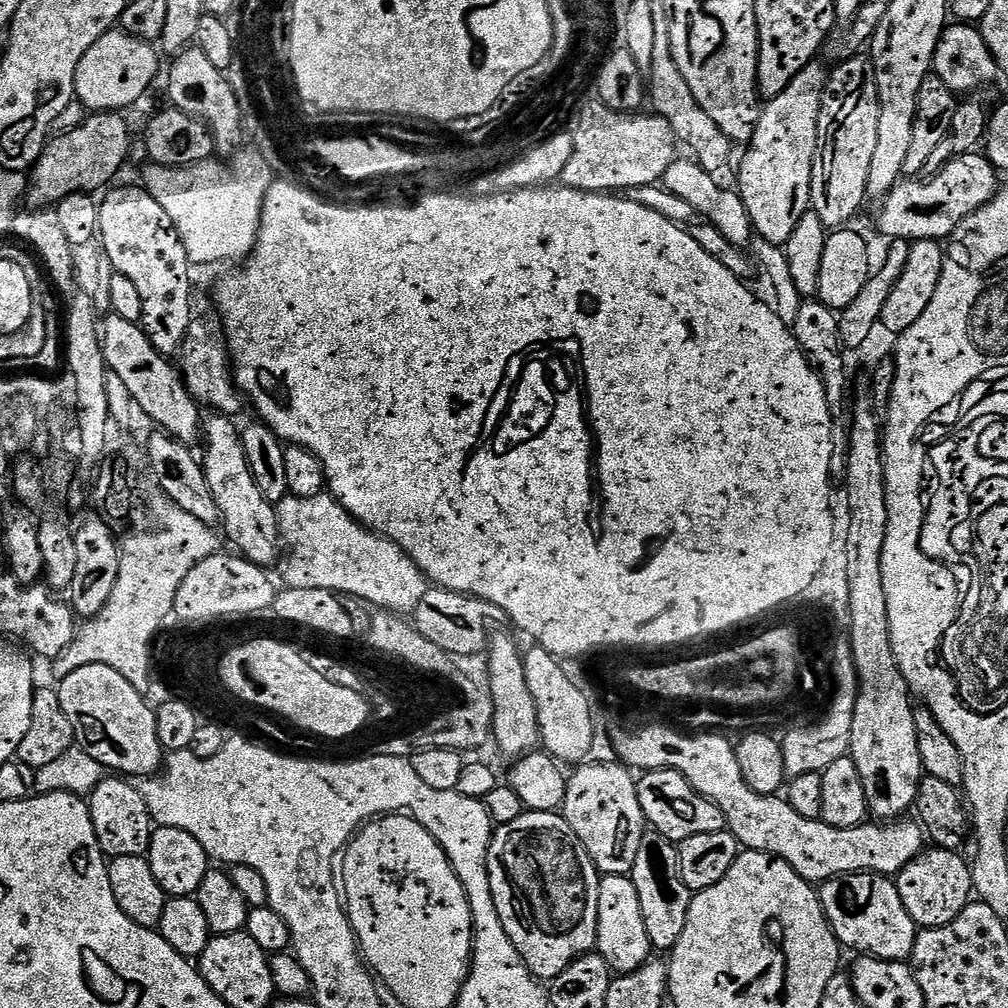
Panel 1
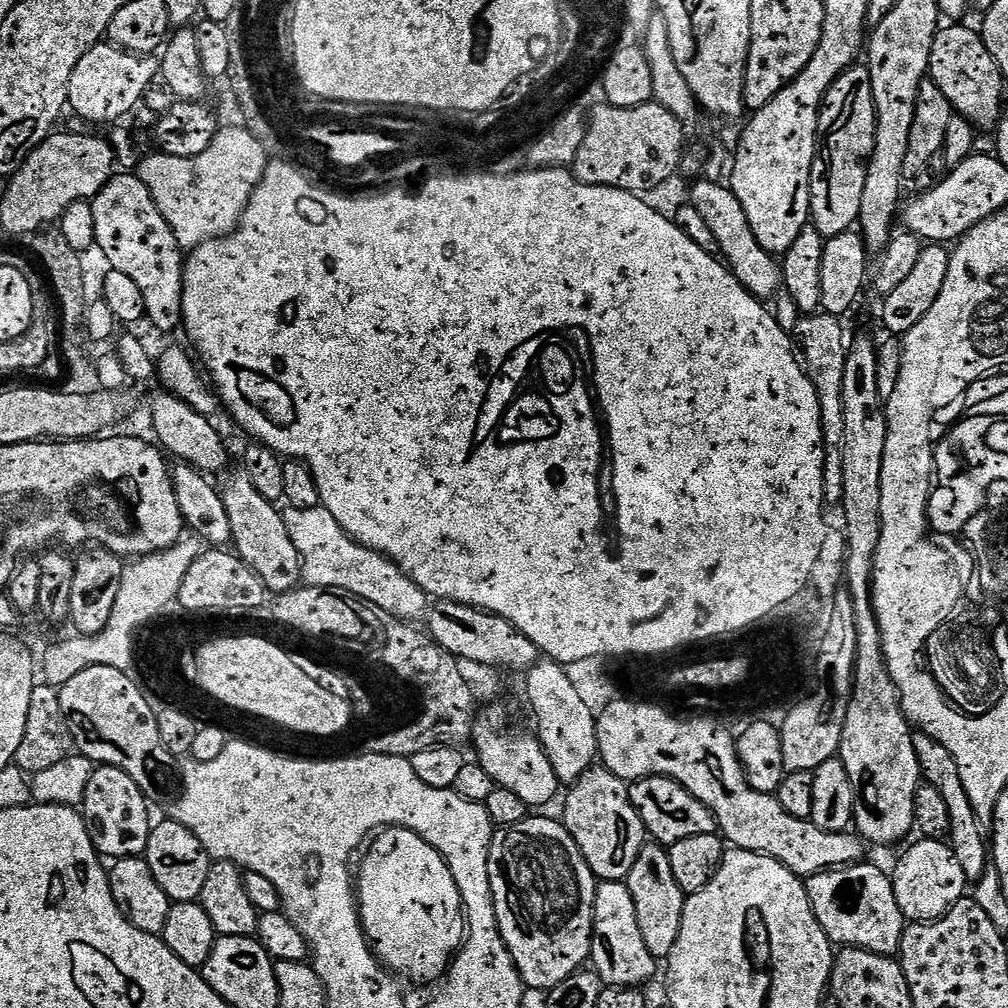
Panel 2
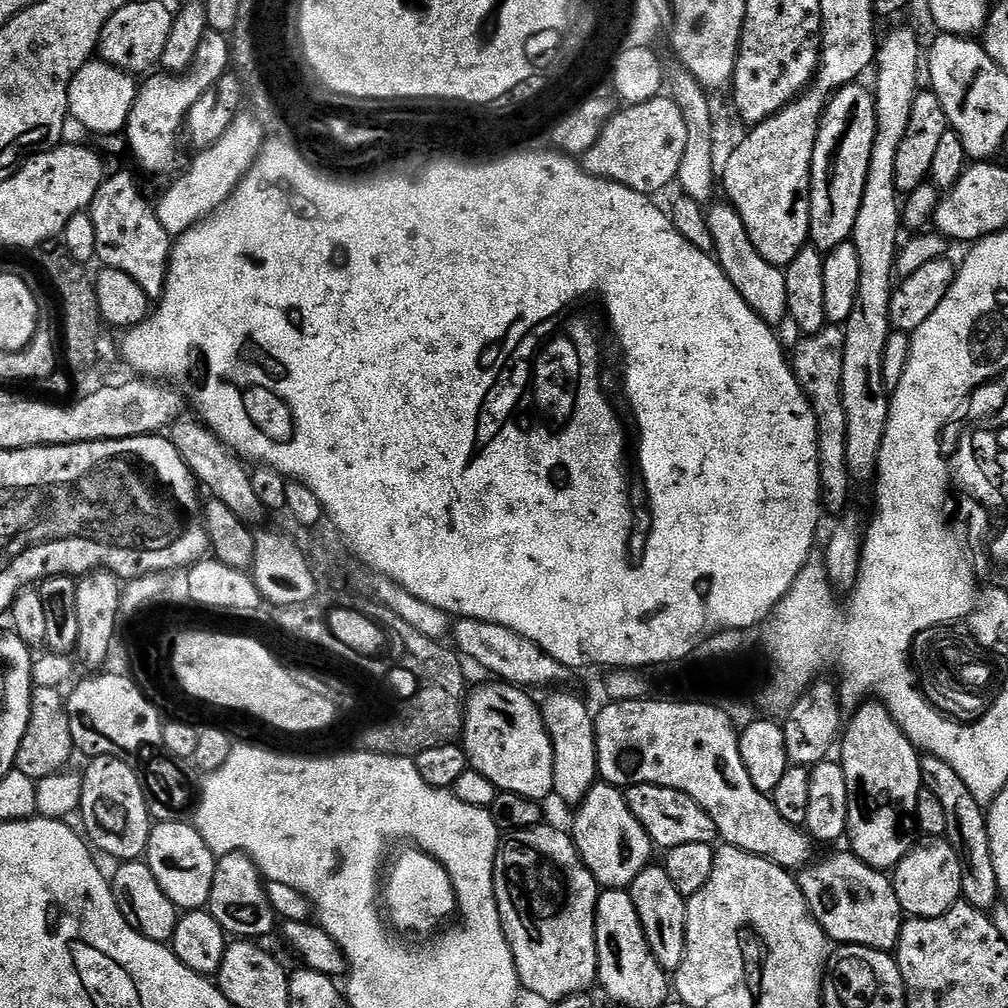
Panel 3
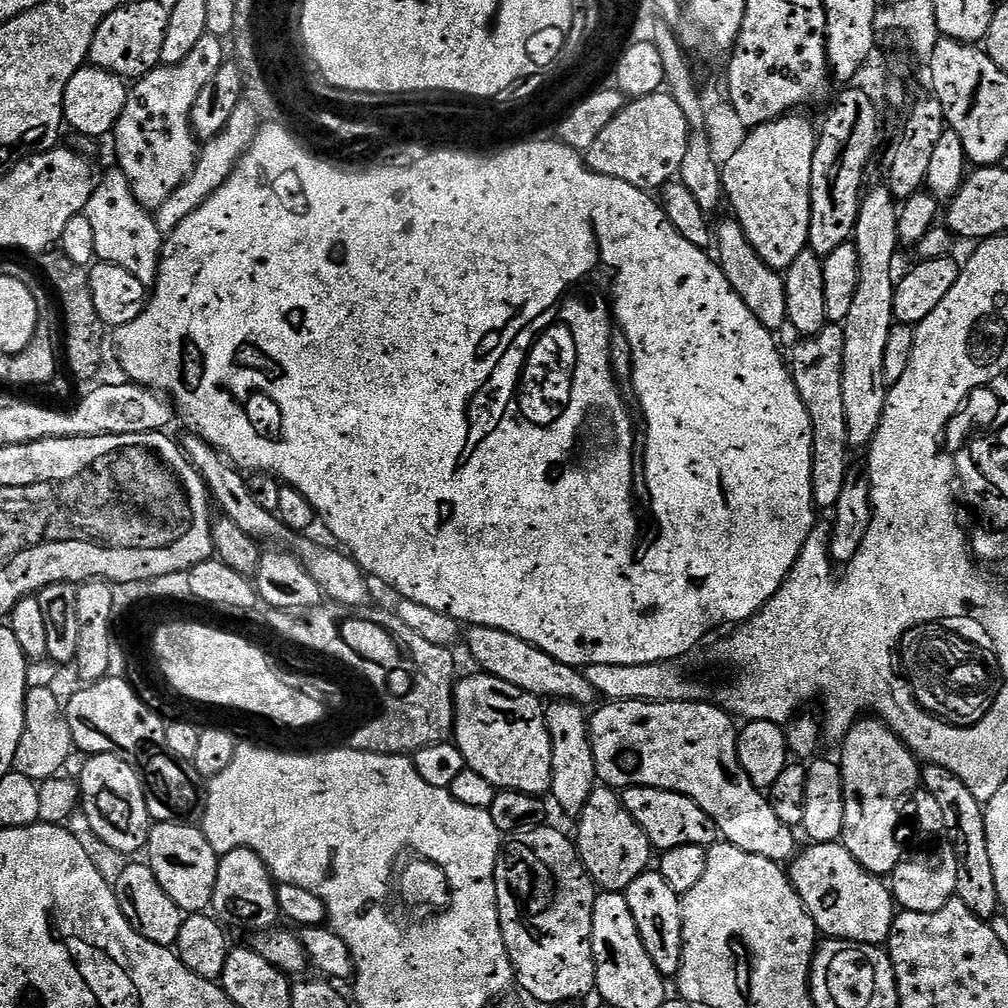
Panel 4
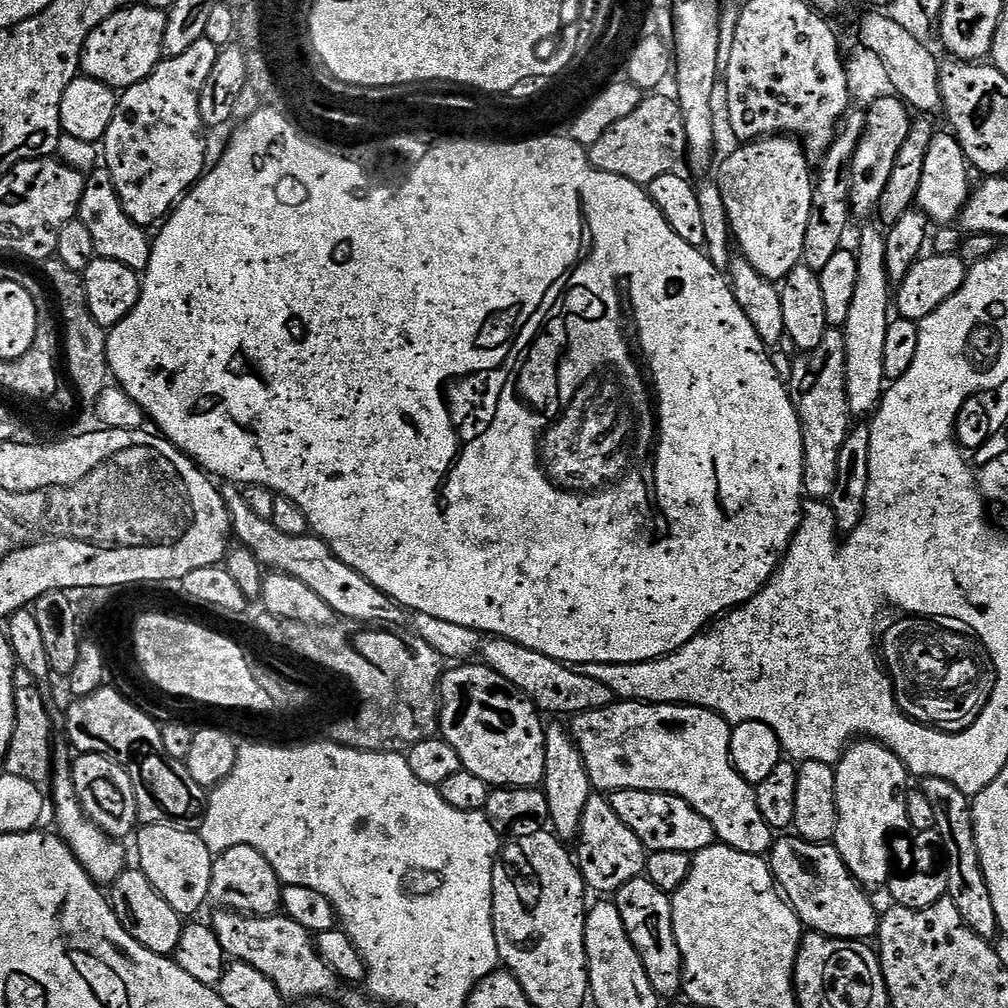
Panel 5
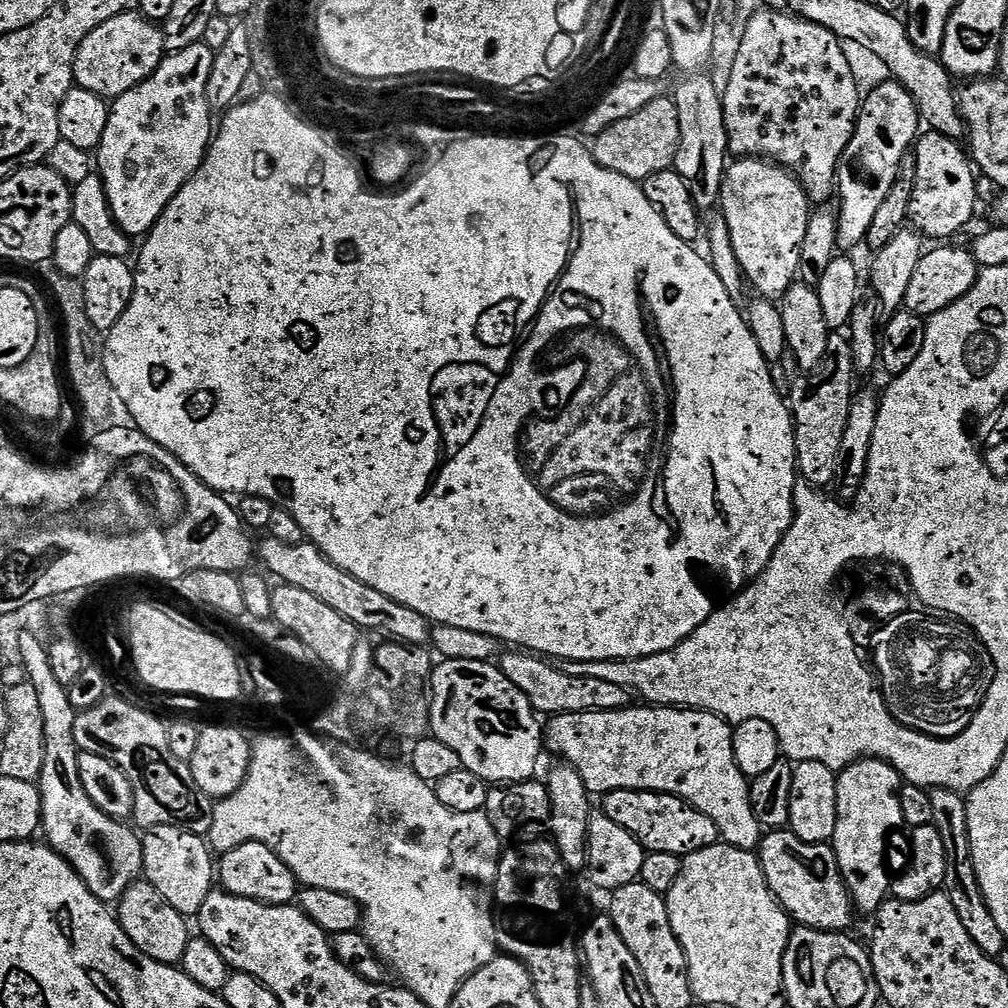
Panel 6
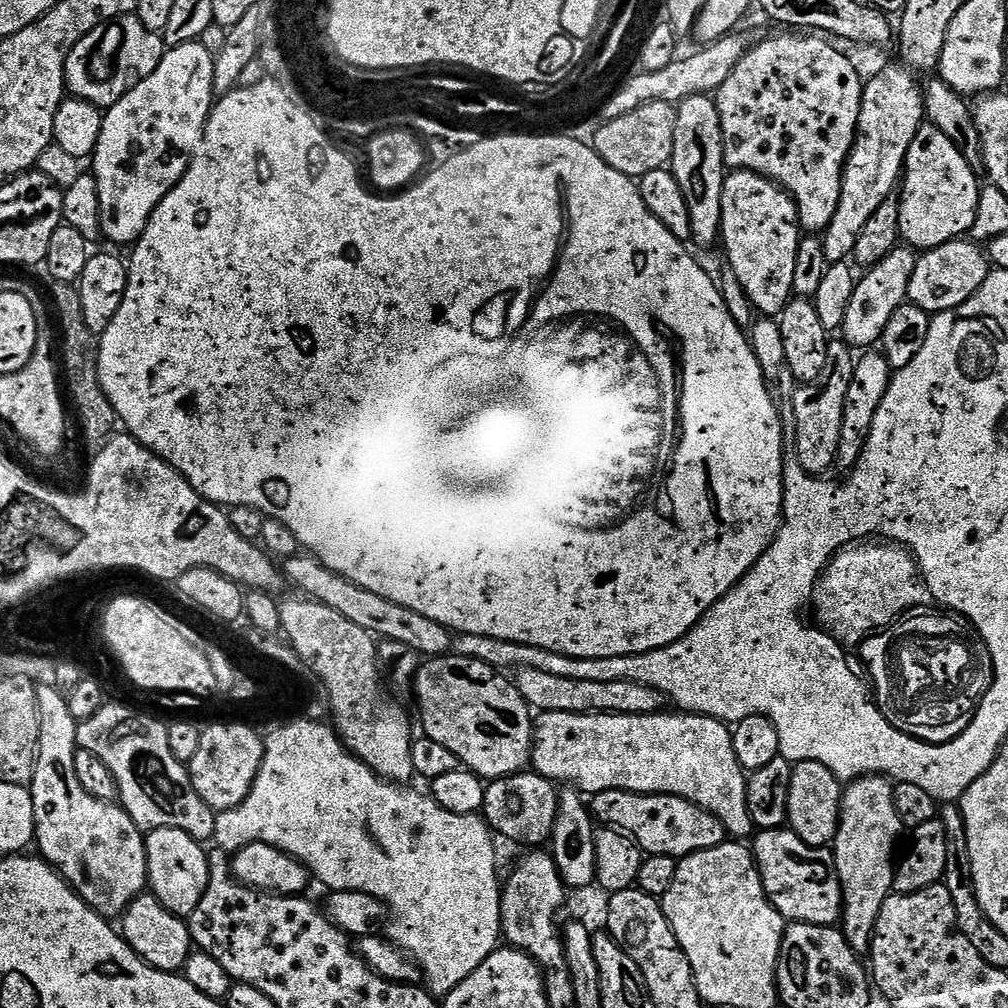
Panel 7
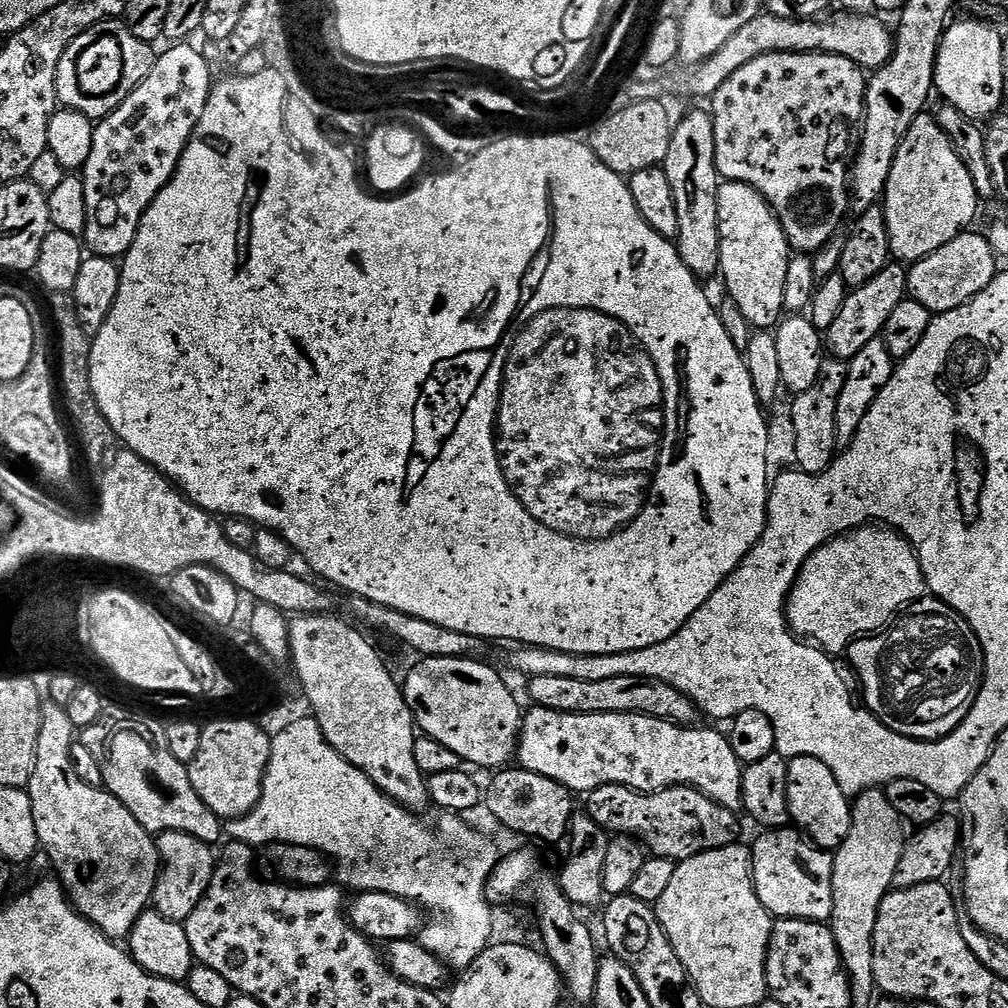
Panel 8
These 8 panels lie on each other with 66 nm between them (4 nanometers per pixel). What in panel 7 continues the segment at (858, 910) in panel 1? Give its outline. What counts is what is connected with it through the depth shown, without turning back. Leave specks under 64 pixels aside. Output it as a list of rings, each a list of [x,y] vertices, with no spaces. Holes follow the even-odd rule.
[[[787,827],[757,831],[755,840],[756,869],[760,871],[762,886],[785,921],[832,926],[841,919],[844,895],[836,873],[835,855],[827,847],[810,846]]]

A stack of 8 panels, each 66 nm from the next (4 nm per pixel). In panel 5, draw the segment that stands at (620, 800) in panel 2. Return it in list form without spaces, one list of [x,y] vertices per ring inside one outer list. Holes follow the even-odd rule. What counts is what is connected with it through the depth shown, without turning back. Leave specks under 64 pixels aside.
[[[593,794],[590,796],[581,818],[579,842],[578,863],[580,872],[584,875],[585,885],[591,891],[593,888],[594,891],[600,892],[596,894],[615,894],[619,888],[626,886],[626,882],[637,879],[645,871],[646,849],[644,843],[640,841],[638,834],[634,834],[634,830],[630,830],[630,826],[626,826],[626,822],[622,822],[622,818],[618,818],[618,814],[614,814],[614,806],[607,795]]]

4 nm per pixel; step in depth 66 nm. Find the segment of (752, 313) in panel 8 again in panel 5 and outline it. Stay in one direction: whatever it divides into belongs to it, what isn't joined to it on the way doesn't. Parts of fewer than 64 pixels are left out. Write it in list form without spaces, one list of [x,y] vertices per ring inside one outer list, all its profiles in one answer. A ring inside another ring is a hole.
[[[770,136],[741,143],[740,148],[730,158],[718,164],[718,185],[735,247],[740,247],[739,253],[754,266],[754,270],[773,282],[785,280],[790,270],[794,270],[794,266],[802,260],[814,189],[814,172],[813,169],[812,172],[808,169],[808,163],[810,157],[799,140],[787,136]]]

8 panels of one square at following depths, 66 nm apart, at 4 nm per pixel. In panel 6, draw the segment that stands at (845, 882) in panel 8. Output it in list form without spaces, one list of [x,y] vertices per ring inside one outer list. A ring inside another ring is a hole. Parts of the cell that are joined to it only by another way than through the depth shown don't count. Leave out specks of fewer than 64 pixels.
[[[861,758],[855,760],[849,768],[836,777],[836,825],[832,835],[830,846],[836,851],[836,861],[840,872],[844,875],[844,885],[852,895],[852,903],[868,914],[874,914],[884,901],[890,896],[890,875],[888,876],[888,864],[884,861],[884,851],[888,848],[888,835],[904,824],[902,818],[902,802],[900,801],[900,789],[902,778],[898,770],[886,760],[874,760]]]

